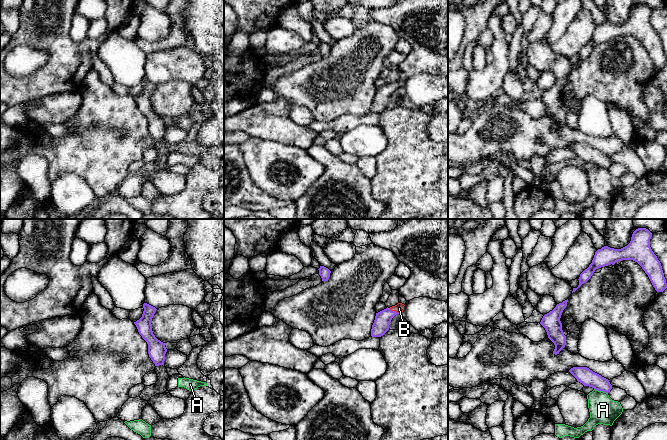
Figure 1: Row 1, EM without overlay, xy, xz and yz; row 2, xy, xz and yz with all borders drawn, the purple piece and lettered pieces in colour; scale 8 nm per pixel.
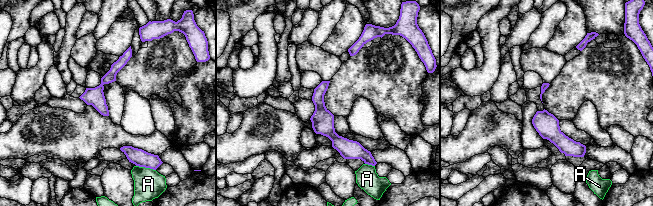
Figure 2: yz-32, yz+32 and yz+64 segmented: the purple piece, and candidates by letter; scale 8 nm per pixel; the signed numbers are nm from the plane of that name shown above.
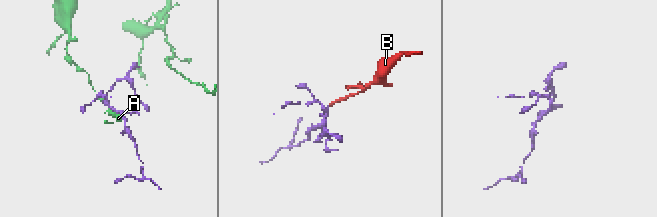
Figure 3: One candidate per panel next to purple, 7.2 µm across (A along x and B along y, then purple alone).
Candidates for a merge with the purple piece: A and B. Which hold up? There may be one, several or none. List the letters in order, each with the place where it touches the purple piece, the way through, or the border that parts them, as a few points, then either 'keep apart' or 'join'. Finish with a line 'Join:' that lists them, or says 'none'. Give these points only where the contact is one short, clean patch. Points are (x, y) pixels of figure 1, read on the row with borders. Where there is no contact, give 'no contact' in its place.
A: meets purple in yz at (601, 390); border along yz (594, 388), (607, 393); keep apart
B: meets purple in xz at (394, 311); runs through xz (383, 318), (388, 313), (394, 311), (399, 308); join
Join: B

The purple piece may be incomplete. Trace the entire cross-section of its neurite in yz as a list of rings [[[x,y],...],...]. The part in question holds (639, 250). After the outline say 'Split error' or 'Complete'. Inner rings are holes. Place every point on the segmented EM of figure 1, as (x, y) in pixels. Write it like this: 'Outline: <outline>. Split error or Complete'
Outline: [[[638,228],[633,232],[631,241],[627,246],[621,249],[604,246],[598,249],[595,252],[592,263],[580,274],[579,285],[577,288],[573,288],[572,293],[586,283],[596,269],[610,264],[614,265],[622,260],[637,262],[648,275],[655,290],[663,292],[667,288],[667,283],[661,263],[650,247],[651,237],[652,233],[648,229]]]. Complete

